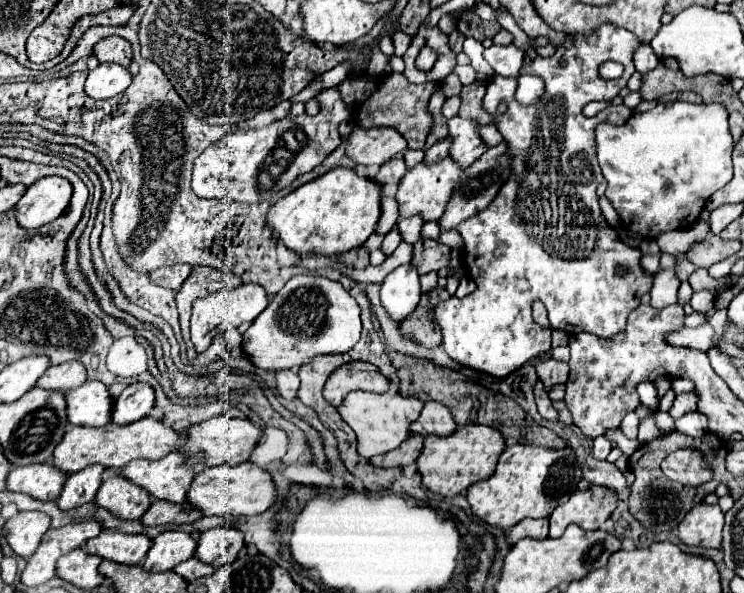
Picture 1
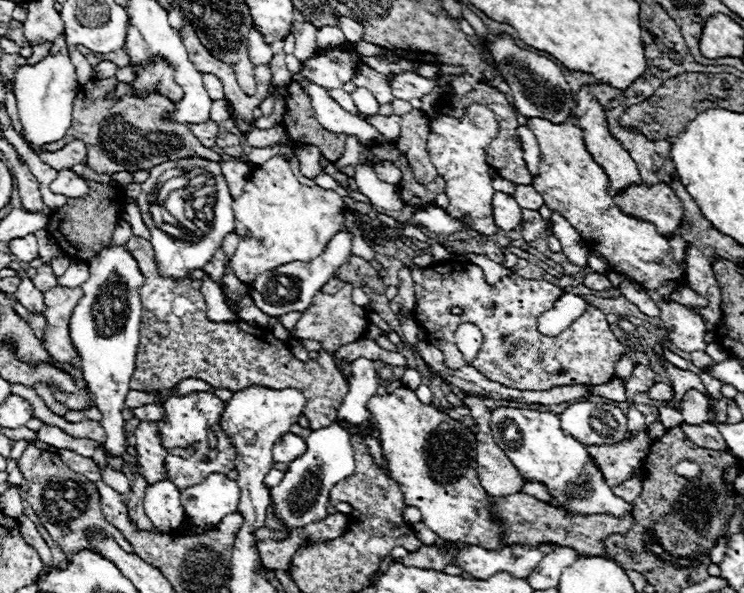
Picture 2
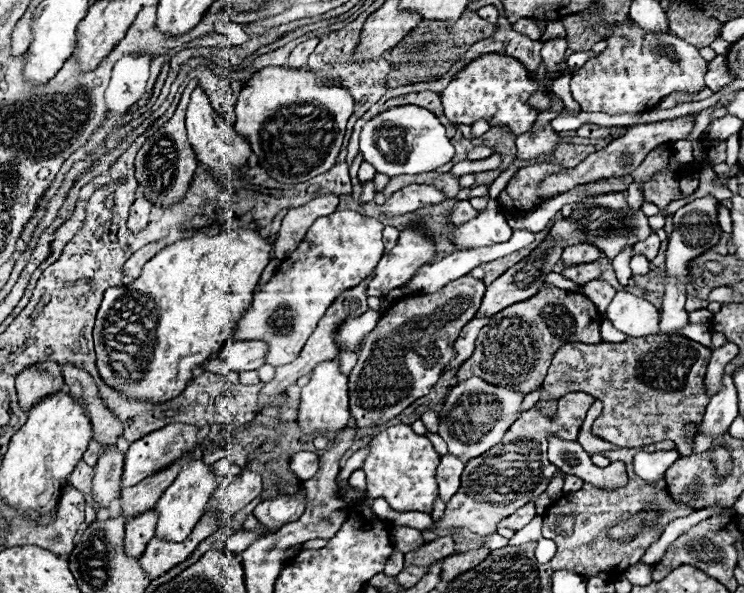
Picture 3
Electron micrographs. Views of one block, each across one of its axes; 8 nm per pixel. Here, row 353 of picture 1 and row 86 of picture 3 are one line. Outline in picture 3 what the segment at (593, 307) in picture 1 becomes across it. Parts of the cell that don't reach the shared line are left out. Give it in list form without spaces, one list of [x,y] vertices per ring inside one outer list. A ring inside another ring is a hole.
[[[488,52],[470,60],[470,64],[466,64],[454,76],[454,80],[444,88],[440,96],[448,120],[462,124],[488,120],[490,126],[506,126],[514,136],[520,136],[522,132],[528,132],[536,120],[538,110],[532,108],[528,100],[538,90],[542,90],[542,86],[544,82],[534,80],[532,74],[524,68],[524,64],[520,64],[516,58],[498,52]]]

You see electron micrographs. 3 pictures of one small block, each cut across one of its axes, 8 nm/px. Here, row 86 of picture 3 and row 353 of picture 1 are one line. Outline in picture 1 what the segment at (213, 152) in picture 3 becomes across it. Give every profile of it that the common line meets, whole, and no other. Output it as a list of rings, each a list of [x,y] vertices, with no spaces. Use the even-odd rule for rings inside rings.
[[[242,284],[230,292],[218,292],[218,294],[212,294],[210,298],[196,300],[192,308],[192,320],[190,320],[190,332],[192,332],[196,354],[204,352],[212,344],[216,334],[230,328],[250,326],[266,306],[268,306],[268,296],[264,288],[258,284]]]

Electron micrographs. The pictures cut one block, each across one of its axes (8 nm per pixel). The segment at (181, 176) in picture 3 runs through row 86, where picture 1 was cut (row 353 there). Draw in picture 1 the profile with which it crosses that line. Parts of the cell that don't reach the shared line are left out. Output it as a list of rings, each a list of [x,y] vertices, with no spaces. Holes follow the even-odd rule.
[[[196,266],[192,268],[190,276],[184,280],[182,288],[176,294],[176,306],[178,306],[178,314],[180,314],[180,328],[182,328],[182,336],[186,342],[186,354],[188,360],[196,358],[194,346],[190,342],[190,314],[192,314],[192,302],[198,298],[206,298],[218,290],[232,290],[240,284],[240,278],[236,276],[228,276],[228,274],[220,274],[218,270],[206,268],[206,266]]]

